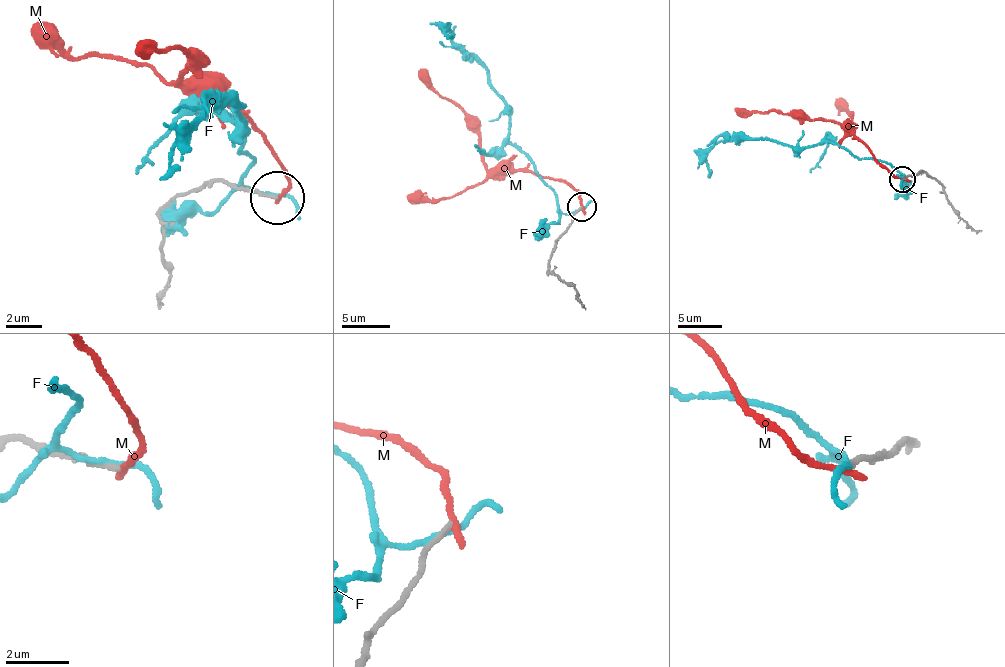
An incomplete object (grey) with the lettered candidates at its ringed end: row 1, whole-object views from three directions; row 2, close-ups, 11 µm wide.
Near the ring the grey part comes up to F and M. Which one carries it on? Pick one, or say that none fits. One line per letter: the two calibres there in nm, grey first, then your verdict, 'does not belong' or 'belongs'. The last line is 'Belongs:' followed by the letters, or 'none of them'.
F: calibres 200 and 170 nm; does not belong
M: calibres 180 and 240 nm; does not belong
Belongs: none of them

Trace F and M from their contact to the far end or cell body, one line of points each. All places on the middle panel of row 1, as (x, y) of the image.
F: (576, 212), (560, 212), (535, 161), (510, 139), (507, 103), (484, 67), (445, 32), (446, 38)
M: (581, 207), (579, 192), (562, 181), (540, 178), (531, 171), (487, 166), (479, 128), (442, 99), (419, 69)

